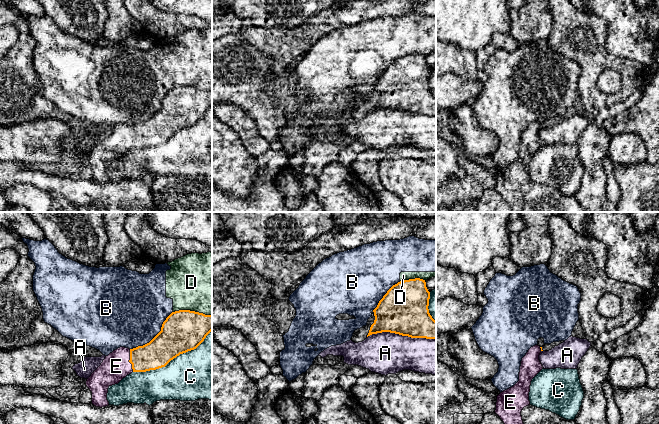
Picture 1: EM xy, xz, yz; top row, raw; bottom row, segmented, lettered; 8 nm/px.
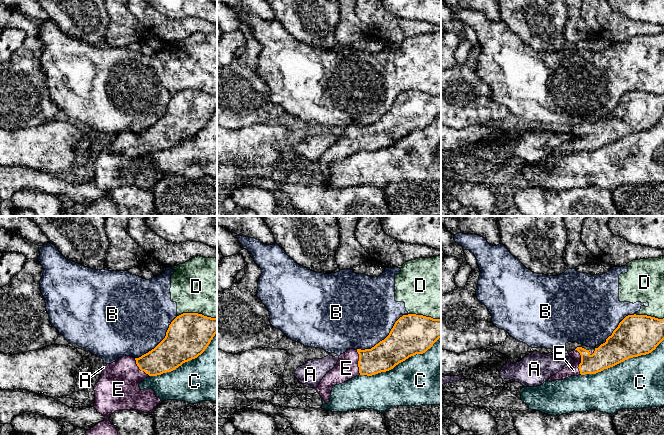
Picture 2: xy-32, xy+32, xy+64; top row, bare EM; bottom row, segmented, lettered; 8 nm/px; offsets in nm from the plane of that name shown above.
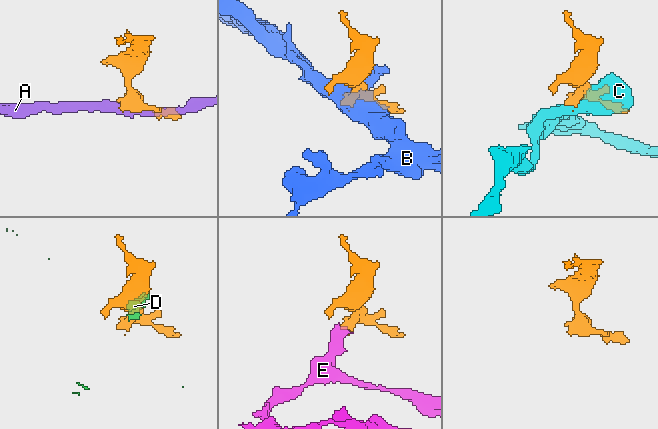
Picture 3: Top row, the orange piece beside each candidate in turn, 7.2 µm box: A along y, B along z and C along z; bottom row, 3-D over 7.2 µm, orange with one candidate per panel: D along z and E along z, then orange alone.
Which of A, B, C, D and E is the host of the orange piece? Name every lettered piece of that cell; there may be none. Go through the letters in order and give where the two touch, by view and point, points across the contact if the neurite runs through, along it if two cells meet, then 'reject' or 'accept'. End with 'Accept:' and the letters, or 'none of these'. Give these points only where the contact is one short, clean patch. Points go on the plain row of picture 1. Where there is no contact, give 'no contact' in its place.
A: xz (401, 110) | reject
B: xy (155, 112) | reject
C: xy (173, 134) | reject
D: xy (192, 87) | reject
E: xy (129, 136) | accept
Accept: E

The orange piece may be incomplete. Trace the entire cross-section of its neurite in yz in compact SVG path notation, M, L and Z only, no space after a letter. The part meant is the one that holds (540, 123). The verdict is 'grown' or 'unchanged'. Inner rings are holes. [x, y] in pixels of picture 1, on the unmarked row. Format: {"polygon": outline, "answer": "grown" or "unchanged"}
{"polygon": "M531 123L522 134L519 157L497 172L495 189L507 202L512 212L522 212L524 199L521 187L530 181L529 168L532 155L543 145L539 136L542 123Z", "answer": "grown"}

